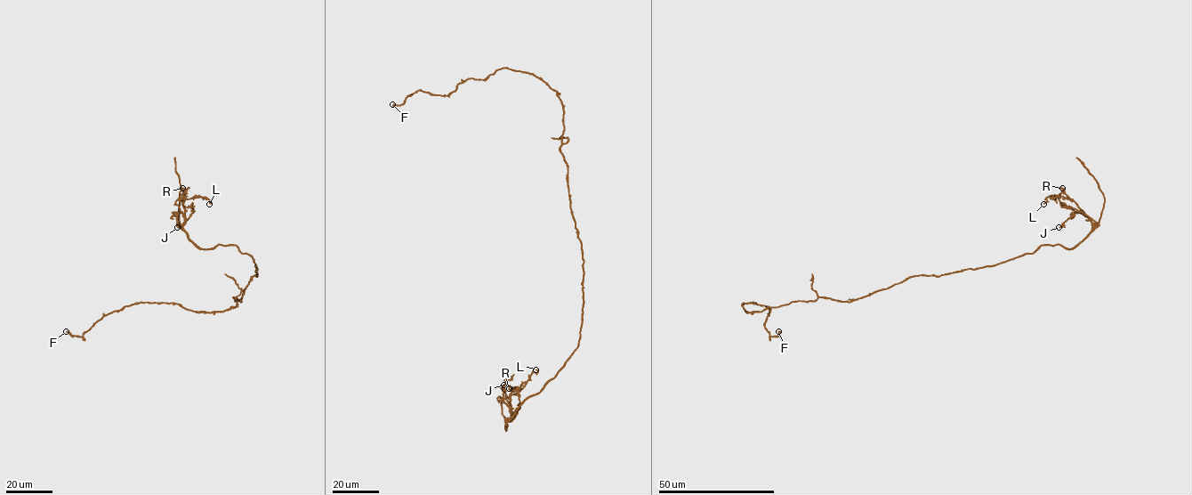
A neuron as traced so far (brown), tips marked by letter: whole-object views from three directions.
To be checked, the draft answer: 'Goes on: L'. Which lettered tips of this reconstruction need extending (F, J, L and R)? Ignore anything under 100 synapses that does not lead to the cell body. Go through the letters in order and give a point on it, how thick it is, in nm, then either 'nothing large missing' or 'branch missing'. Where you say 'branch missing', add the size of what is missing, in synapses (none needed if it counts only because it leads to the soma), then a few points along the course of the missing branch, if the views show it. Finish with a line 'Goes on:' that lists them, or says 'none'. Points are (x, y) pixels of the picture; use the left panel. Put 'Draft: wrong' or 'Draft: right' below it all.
F: at (66, 331); 480 nm thick; nothing large missing
J: at (177, 227); 160 nm thick; nothing large missing
L: at (209, 204); 160 nm thick; nothing large missing
R: at (182, 188); 120 nm thick; nothing large missing
Goes on: none
Draft: wrong

